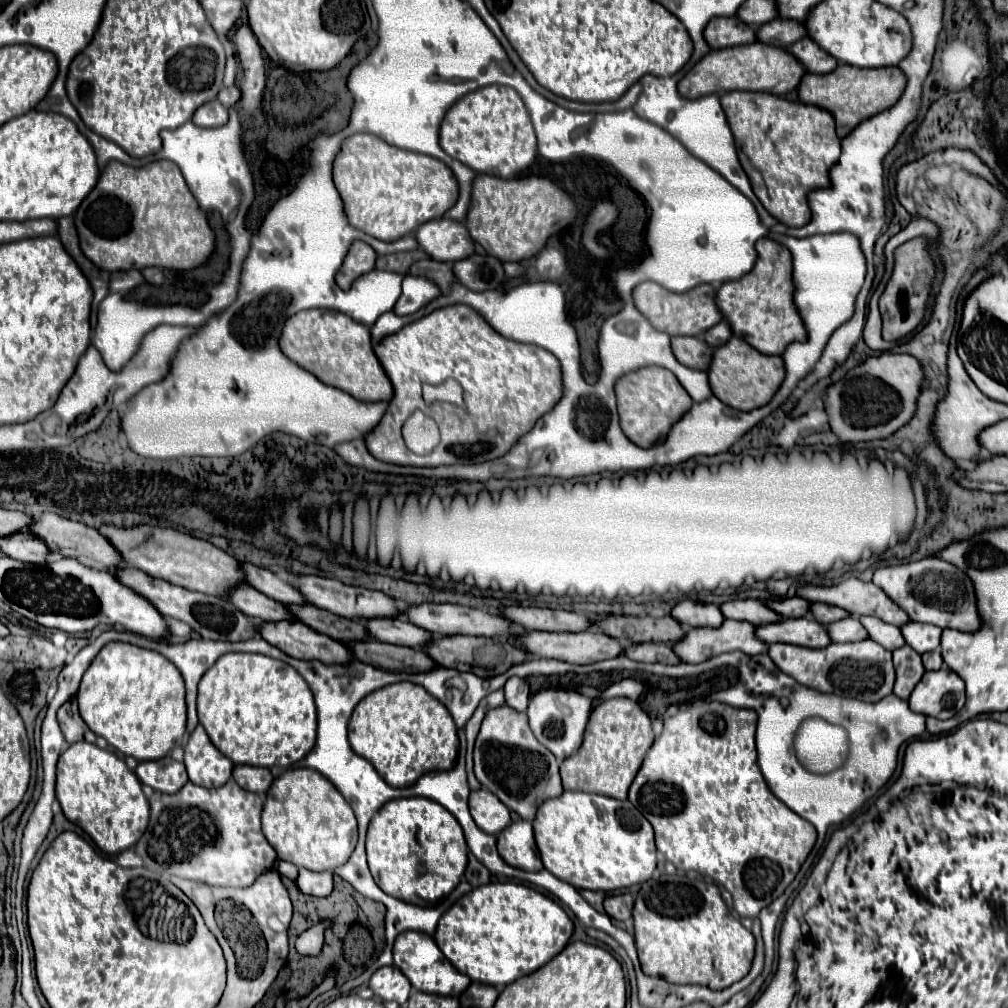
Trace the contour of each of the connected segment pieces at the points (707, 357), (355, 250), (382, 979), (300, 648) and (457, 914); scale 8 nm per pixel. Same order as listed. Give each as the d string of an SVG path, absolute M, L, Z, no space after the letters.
M673 337L671 339L675 357L687 365L707 371L713 359L713 347L709 347L701 337Z
M355 241L351 245L351 251L349 251L347 259L345 259L345 265L341 267L341 271L335 277L337 285L343 291L347 291L357 277L373 271L375 263L377 263L377 251L363 241Z
M395 965L377 969L369 979L369 987L381 1001L397 1001L399 1005L407 1001L411 991L409 979Z
M263 623L261 637L279 647L283 653L303 661L321 661L327 665L351 663L351 649L323 633L313 631L305 623Z
M489 883L463 895L441 919L435 943L471 981L505 987L549 963L565 949L573 921L559 903L519 883Z

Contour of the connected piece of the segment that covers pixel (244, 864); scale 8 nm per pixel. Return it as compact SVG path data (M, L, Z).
M229 779L219 789L205 789L199 785L193 785L191 781L175 795L165 793L153 793L151 803L151 819L149 827L135 845L135 851L145 861L145 867L151 867L151 871L159 871L165 875L175 875L191 881L201 881L207 885L219 885L219 887L249 887L255 883L255 879L269 871L275 861L277 853L261 833L261 811L263 811L263 797L257 793L249 793L241 789L233 779Z

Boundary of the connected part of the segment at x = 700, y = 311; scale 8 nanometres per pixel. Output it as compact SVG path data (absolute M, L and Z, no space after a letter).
M641 283L633 291L633 299L637 309L651 321L653 327L659 331L665 331L669 335L701 335L713 325L723 321L723 315L719 315L719 309L715 307L715 293L717 289L713 285L699 285L687 293L673 293L657 283Z

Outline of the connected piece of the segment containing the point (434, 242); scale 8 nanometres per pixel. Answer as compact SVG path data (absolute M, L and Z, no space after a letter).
M433 219L429 223L423 223L423 227L417 229L415 233L419 245L423 251L427 251L433 259L437 261L461 261L461 259L467 259L475 253L475 243L471 239L471 235L467 235L467 227L459 221L453 221L453 219Z

